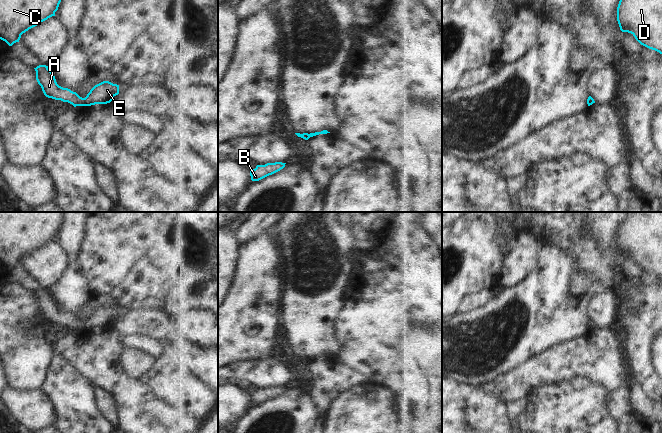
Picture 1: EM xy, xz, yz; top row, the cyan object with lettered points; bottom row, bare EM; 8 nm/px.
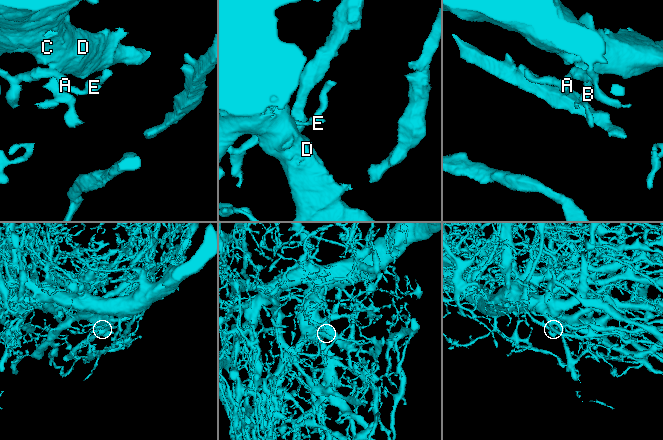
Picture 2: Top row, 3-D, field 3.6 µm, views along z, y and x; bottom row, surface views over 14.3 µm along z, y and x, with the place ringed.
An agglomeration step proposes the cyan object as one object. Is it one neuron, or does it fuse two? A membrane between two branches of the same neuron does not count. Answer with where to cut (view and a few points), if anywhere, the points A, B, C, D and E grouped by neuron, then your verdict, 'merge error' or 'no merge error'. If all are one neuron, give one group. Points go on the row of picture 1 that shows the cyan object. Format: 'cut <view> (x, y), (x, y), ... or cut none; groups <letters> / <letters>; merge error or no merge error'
cut none; groups A B C D E; no merge error

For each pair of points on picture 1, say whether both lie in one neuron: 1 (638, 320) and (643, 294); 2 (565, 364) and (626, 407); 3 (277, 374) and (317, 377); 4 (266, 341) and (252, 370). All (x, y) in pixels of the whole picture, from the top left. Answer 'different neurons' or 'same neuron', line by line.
1: same neuron
2: different neurons
3: different neurons
4: different neurons

